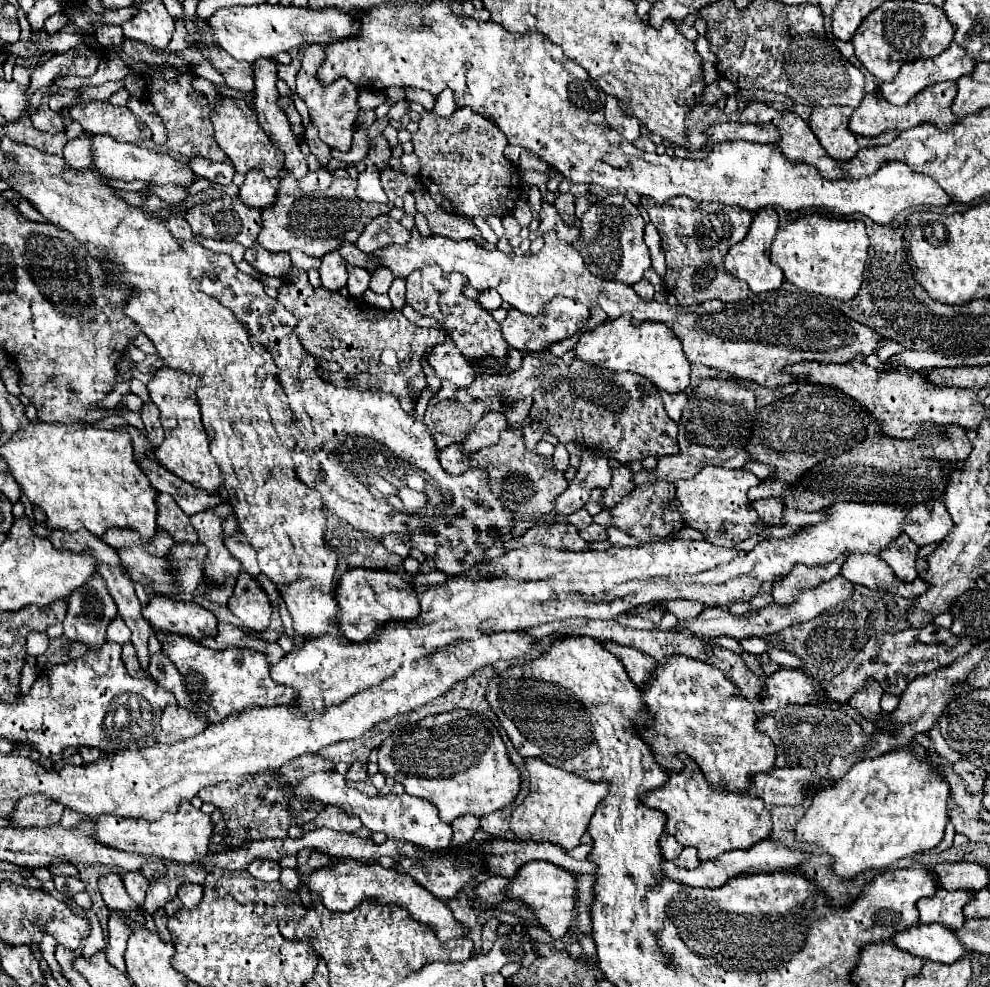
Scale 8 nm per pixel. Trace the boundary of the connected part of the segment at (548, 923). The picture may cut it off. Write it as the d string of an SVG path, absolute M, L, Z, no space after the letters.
M530 862L524 864L522 870L516 872L516 876L510 880L510 884L504 888L506 900L522 902L526 908L534 912L540 926L550 932L552 938L562 938L570 924L574 922L574 904L576 904L576 878L548 862Z

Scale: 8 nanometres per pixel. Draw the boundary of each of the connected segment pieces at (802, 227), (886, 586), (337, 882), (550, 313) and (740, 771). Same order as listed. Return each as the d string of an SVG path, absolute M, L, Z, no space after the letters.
M810 212L776 232L770 258L782 268L790 284L828 298L852 300L862 284L868 244L870 240L862 220L832 220Z
M872 554L848 556L848 560L844 560L844 564L842 564L840 574L846 580L850 580L852 584L862 584L862 586L892 592L892 594L898 592L904 598L918 596L926 590L926 582L922 582L920 578L916 578L912 584L898 582L898 578L894 578L894 574L890 574L890 568L878 556L872 556Z
M338 862L336 866L328 866L322 870L316 870L310 874L310 878L300 878L300 882L306 882L310 888L310 894L322 896L322 902L328 910L338 910L338 912L350 912L364 900L372 900L376 904L394 904L400 908L406 908L410 918L416 922L422 922L430 926L438 940L446 942L450 938L462 938L468 934L468 928L462 926L452 910L446 906L444 900L434 898L426 888L422 888L412 876L400 874L394 868L382 868L378 864L362 864L362 862Z
M556 296L552 298L540 316L526 316L526 314L520 314L518 310L510 310L506 314L506 318L500 322L500 328L502 328L502 336L506 338L506 342L512 346L512 348L518 348L520 352L540 352L542 348L546 348L548 344L556 342L556 340L564 340L566 336L574 336L588 320L588 310L582 302L578 300L570 300L570 298L564 298L564 296Z
M672 654L640 690L642 704L654 720L648 726L638 726L638 732L666 772L674 768L682 770L684 764L678 754L686 754L700 766L712 786L730 792L748 792L752 774L774 768L774 742L754 730L756 716L748 712L748 700L738 694L736 686L718 668Z

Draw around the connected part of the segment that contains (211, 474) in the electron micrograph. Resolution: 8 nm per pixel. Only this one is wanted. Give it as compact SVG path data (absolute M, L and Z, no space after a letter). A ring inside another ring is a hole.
M168 366L158 368L154 378L148 382L150 400L158 406L164 428L164 442L158 448L154 448L154 454L166 470L176 474L184 482L190 482L192 486L208 492L218 492L218 484L222 484L222 478L218 474L218 466L214 458L210 456L208 436L202 426L202 418L198 410L196 386L198 386L198 378L194 374L186 374L182 370L174 370Z

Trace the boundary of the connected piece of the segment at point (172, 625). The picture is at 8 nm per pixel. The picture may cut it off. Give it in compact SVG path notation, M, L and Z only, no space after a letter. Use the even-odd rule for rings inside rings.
M152 596L142 608L142 616L148 620L156 632L172 632L200 640L204 636L214 636L216 616L196 602L180 602L172 598Z

